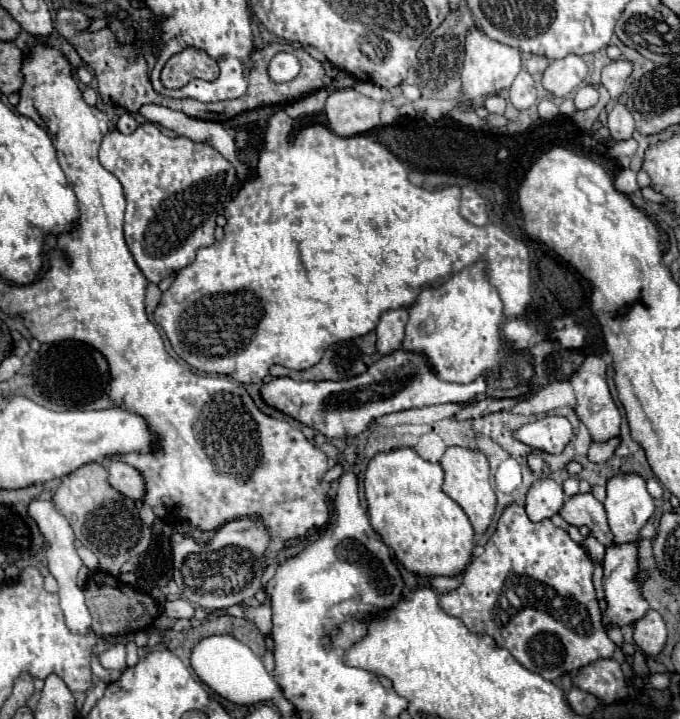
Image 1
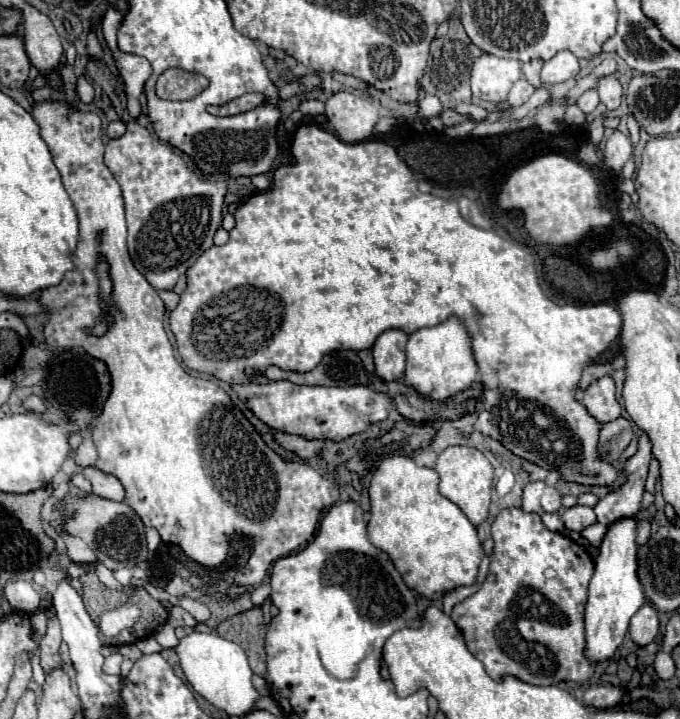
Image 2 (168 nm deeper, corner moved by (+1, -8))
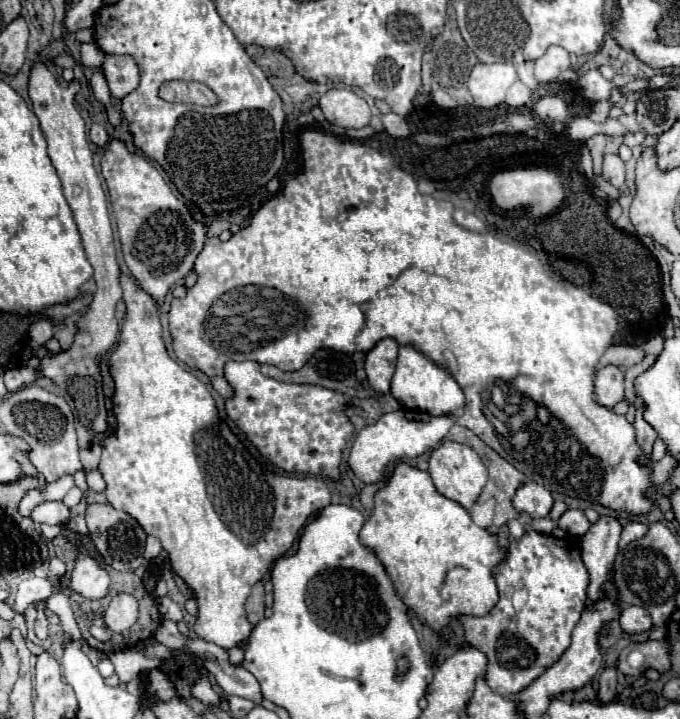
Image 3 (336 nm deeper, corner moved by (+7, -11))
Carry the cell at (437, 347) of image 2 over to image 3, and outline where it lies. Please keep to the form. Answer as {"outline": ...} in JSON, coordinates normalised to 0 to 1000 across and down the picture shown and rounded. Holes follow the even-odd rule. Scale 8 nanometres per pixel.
{"outline":[[[588,481],[585,487],[582,517],[576,523],[576,551],[594,567],[612,567],[635,579],[668,576],[674,567],[682,565],[682,545],[676,542],[674,531],[653,512],[635,506],[626,495],[612,490],[606,481]]]}

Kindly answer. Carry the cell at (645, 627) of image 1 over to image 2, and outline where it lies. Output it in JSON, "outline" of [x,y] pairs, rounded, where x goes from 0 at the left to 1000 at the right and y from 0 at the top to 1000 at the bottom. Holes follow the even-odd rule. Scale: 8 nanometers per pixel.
{"outline":[[[947,841],[926,864],[926,886],[941,900],[950,900],[953,894],[959,894],[968,878],[971,878],[968,853],[956,841]]]}

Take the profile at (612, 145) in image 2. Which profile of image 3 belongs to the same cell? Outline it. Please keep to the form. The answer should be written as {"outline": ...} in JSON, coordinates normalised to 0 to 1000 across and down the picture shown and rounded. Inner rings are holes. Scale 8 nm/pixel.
{"outline":[[[906,214],[888,217],[888,239],[885,248],[891,248],[903,261],[915,261],[918,256],[918,225]]]}

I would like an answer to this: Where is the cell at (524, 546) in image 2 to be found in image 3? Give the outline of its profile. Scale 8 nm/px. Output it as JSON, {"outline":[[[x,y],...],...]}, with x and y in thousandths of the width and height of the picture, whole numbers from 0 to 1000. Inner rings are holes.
{"outline":[[[768,720],[750,723],[747,734],[750,734],[747,776],[729,790],[729,812],[735,821],[732,840],[709,860],[700,857],[676,860],[676,868],[685,876],[685,890],[718,912],[715,951],[735,968],[750,965],[756,968],[774,954],[779,954],[791,940],[797,940],[803,929],[809,929],[835,904],[841,876],[850,868],[853,854],[859,848],[862,815],[868,807],[847,757],[838,757],[835,751],[815,748],[806,743],[794,743]]]}

